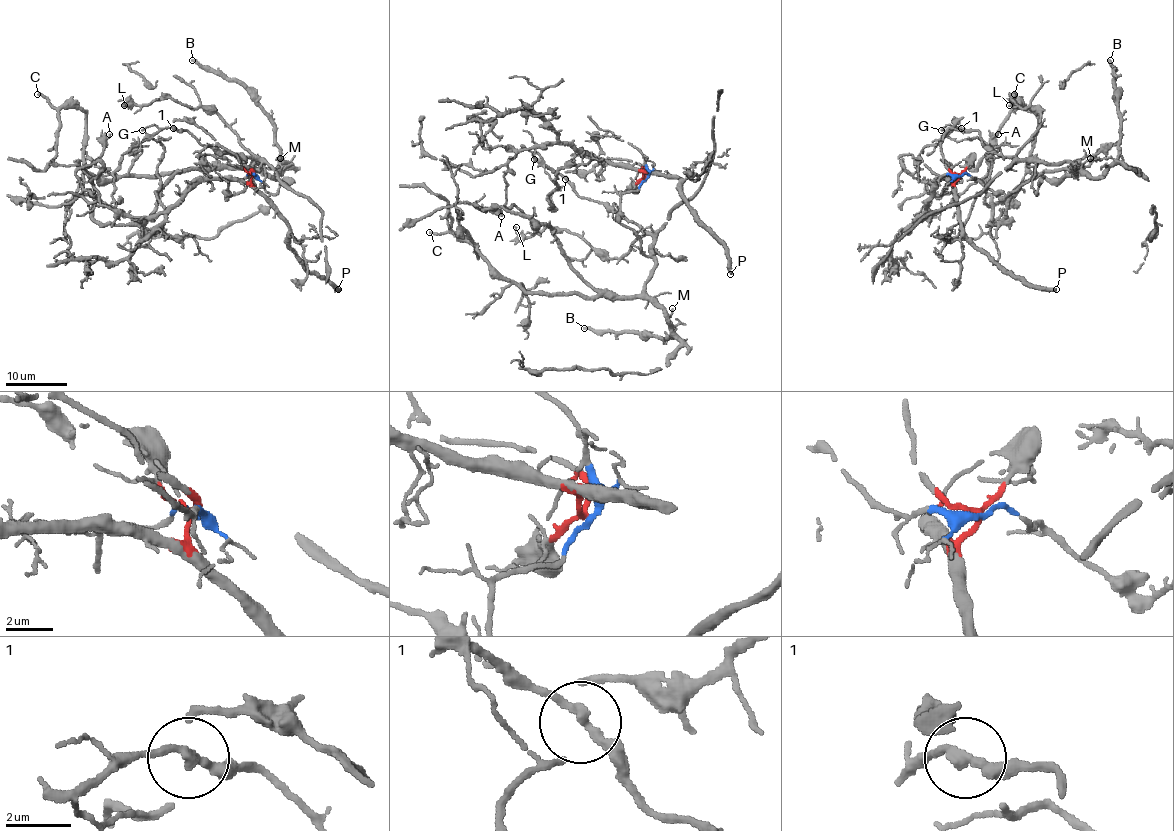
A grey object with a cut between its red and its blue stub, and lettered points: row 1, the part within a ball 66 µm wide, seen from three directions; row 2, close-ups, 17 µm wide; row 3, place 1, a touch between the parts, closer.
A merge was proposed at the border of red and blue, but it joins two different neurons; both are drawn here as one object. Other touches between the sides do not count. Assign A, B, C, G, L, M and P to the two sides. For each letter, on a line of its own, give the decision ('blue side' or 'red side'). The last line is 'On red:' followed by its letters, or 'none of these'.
A: blue side
B: blue side
C: blue side
G: blue side
L: blue side
M: blue side
P: red side
On red: P

